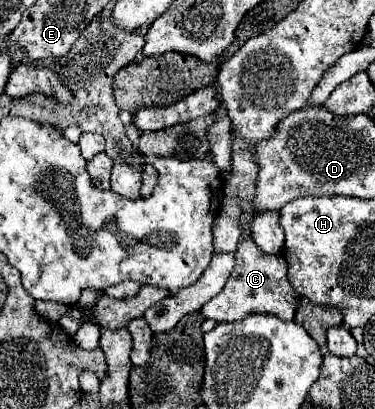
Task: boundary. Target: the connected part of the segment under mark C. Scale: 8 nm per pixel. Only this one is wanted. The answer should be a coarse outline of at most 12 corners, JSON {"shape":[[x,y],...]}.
{"shape":[[247,235],[223,291],[203,319],[233,323],[249,313],[295,317],[299,295],[287,263]]}

